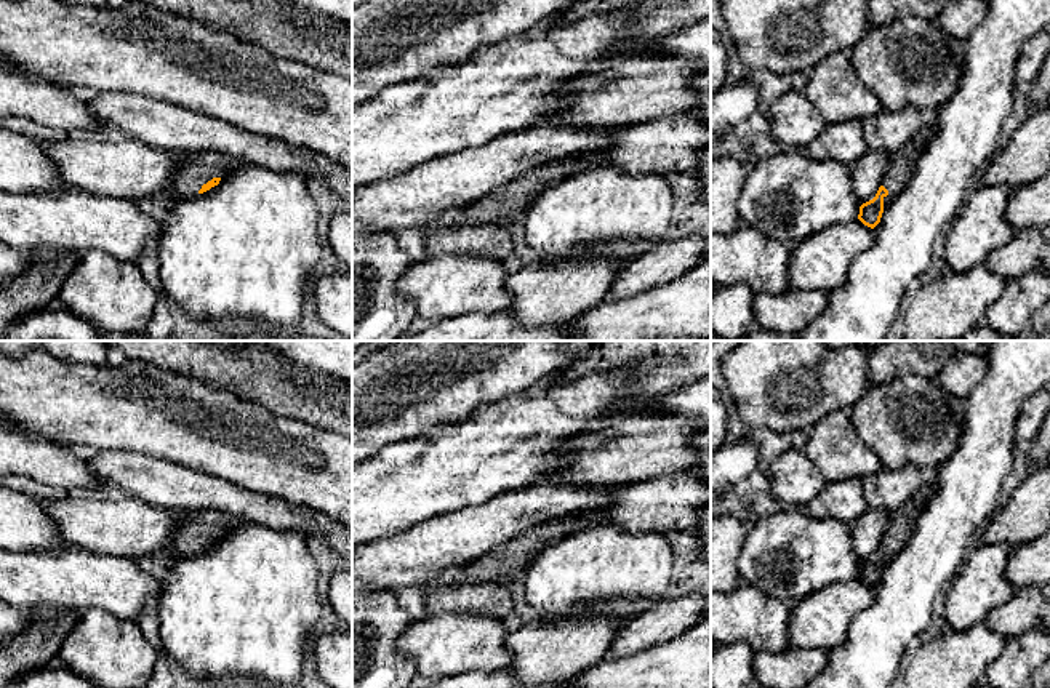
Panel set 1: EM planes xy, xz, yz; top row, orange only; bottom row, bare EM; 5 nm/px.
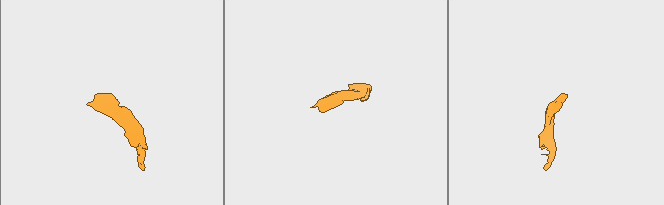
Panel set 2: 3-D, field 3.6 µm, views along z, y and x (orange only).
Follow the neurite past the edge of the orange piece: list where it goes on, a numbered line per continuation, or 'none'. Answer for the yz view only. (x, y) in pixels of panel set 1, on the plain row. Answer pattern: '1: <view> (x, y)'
1: yz (901, 520)

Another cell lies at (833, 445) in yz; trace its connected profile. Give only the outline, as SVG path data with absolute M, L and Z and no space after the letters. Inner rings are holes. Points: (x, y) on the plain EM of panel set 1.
M848 408L823 416L808 432L804 453L826 483L863 480L882 469L880 459L856 435Z

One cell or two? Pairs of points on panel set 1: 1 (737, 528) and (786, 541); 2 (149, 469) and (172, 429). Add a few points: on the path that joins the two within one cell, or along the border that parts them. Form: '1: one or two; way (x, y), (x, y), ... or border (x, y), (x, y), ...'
1: two; border (751, 524), (740, 552), (738, 568)
2: two; border (120, 450), (164, 456), (192, 469)

